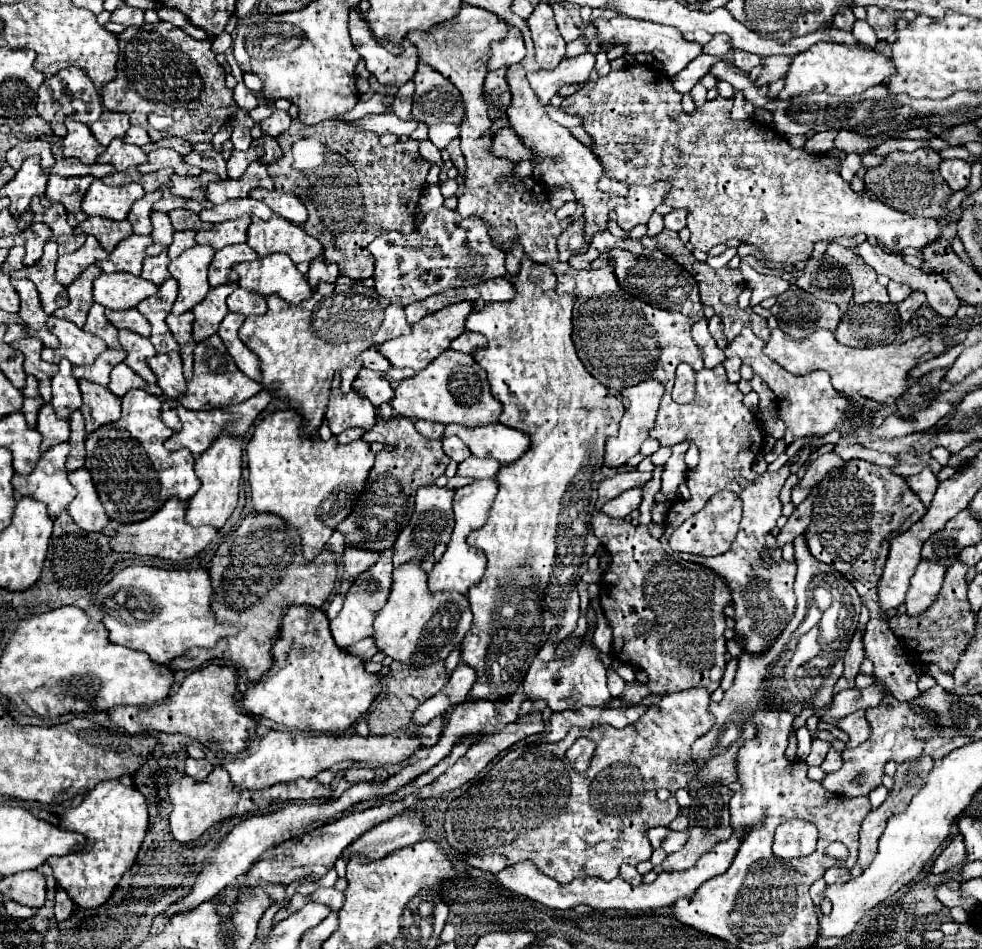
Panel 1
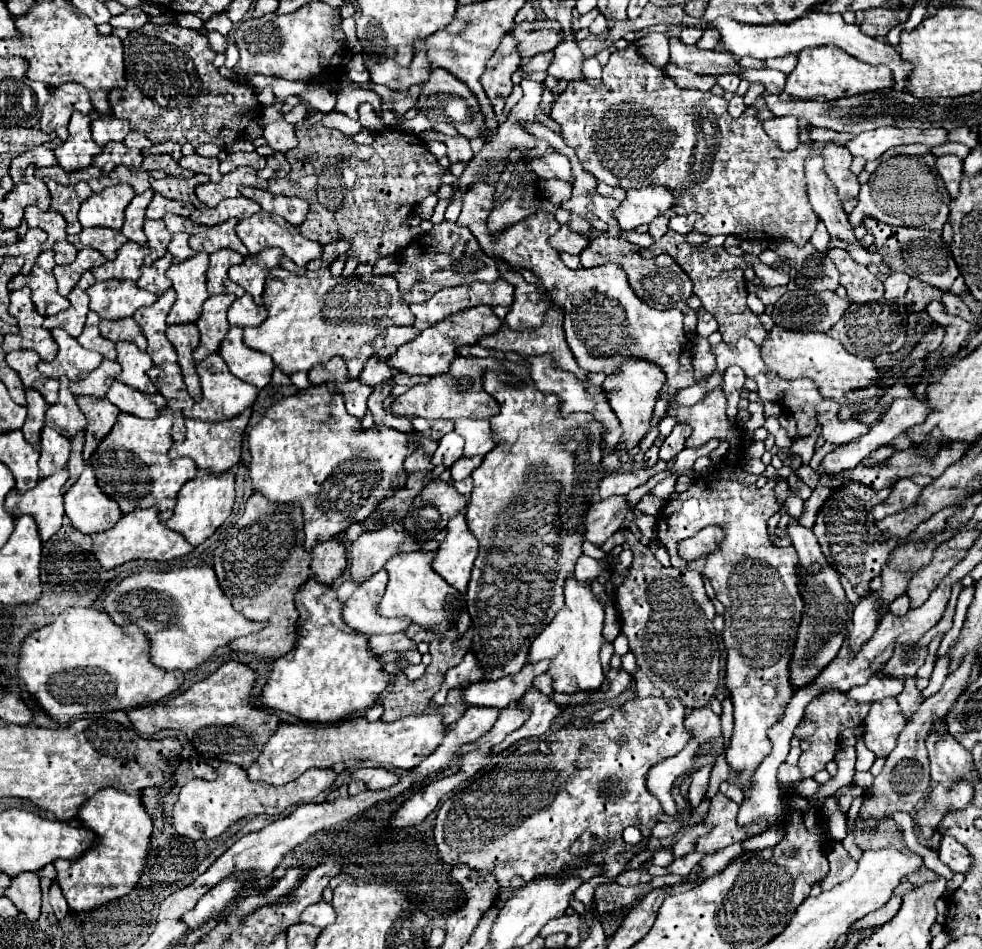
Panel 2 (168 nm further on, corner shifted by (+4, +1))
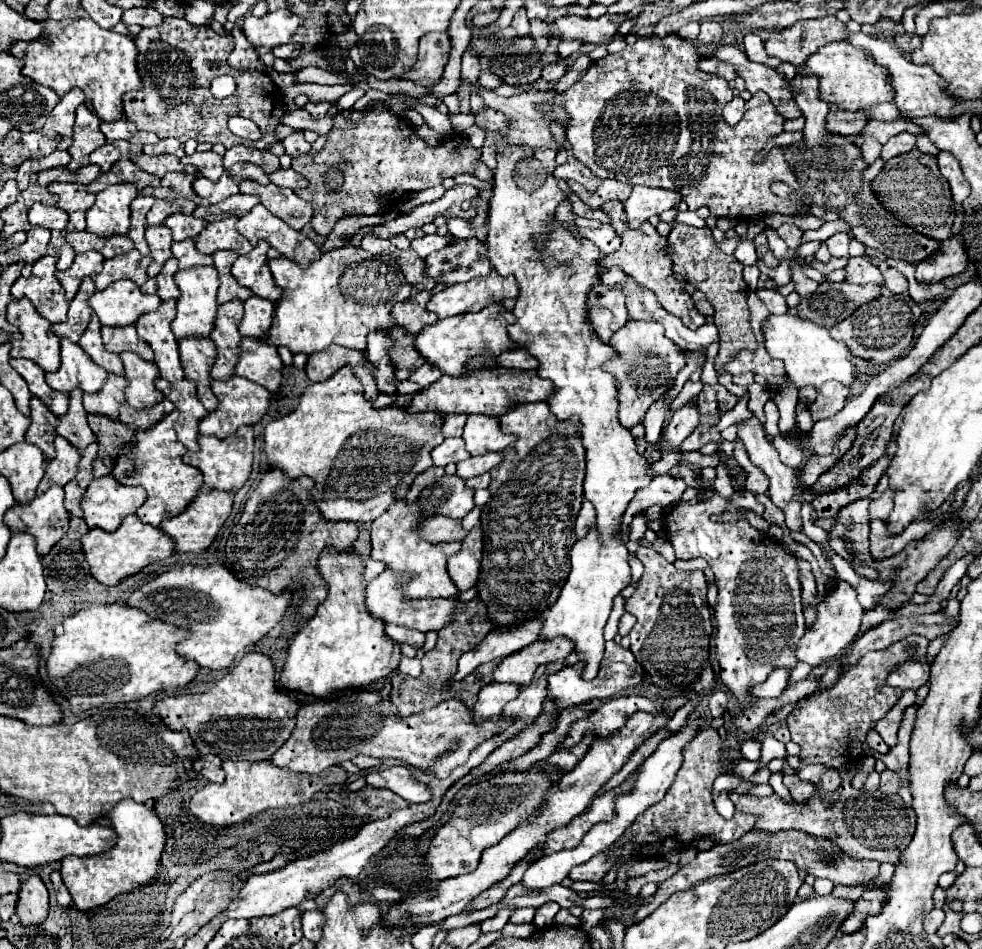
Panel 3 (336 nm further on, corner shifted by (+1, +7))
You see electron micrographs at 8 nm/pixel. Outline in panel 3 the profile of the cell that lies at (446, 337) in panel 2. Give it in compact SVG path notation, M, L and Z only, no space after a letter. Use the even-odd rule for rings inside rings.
M490 304L476 314L452 316L448 320L438 320L436 324L424 328L424 332L416 336L416 350L428 364L440 368L442 374L458 376L476 366L496 364L492 360L494 356L498 356L504 350L516 348L516 344L512 344L506 332L508 324L510 314L506 312L506 308L502 304Z

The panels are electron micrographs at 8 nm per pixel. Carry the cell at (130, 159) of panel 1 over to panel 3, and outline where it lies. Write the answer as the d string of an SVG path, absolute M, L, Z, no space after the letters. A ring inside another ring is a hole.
M104 144L90 154L90 162L98 164L102 168L102 172L108 172L118 158L120 158L120 150L114 144Z

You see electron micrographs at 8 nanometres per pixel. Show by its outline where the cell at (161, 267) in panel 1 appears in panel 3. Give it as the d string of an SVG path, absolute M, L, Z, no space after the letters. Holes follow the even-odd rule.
M170 258L166 260L166 264L162 266L160 274L154 276L154 278L148 278L140 290L142 292L148 292L148 294L158 294L162 300L168 300L168 298L178 298L180 292L178 292L178 286L174 284L174 272L178 270L178 262L176 258Z

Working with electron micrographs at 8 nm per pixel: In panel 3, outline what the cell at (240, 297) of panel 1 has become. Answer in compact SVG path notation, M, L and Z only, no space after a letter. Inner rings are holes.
M250 296L244 302L244 318L238 324L240 334L256 336L256 338L264 340L264 336L270 328L270 322L272 322L272 314L274 314L274 304L270 300Z

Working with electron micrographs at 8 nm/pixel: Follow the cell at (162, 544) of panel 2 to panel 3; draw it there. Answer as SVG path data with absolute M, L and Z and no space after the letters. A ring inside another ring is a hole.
M136 514L126 516L126 520L120 524L116 532L106 532L100 528L92 528L84 538L82 538L82 548L86 562L90 564L90 572L96 580L102 584L118 584L122 578L140 572L140 568L164 560L176 552L174 540L160 528L148 526L140 522Z

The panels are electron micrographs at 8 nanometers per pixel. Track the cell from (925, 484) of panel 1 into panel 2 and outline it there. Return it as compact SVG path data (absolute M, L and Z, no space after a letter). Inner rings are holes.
M907 478L899 480L893 486L889 498L873 508L873 518L881 520L881 518L885 518L889 514L895 514L895 512L899 512L903 508L909 508L911 504L915 504L915 500L919 498L919 494L921 494L921 486L917 486L915 482L911 482Z

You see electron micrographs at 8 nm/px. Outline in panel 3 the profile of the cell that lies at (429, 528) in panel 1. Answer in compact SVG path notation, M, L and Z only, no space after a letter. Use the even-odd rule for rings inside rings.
M444 474L438 482L420 492L416 504L422 510L422 518L438 514L448 518L464 518L474 508L474 490L466 488L462 478Z

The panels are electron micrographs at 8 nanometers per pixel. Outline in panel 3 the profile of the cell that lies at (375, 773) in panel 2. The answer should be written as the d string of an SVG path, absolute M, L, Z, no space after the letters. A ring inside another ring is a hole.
M390 766L386 770L366 772L366 782L374 788L390 788L392 792L396 792L408 802L428 800L426 784L414 780L406 766Z

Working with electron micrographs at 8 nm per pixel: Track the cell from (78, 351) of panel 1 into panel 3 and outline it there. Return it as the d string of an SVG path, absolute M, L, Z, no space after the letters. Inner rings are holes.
M60 338L62 342L62 364L56 372L46 374L46 382L50 388L60 392L70 392L72 388L80 388L84 392L98 392L108 376L108 372L94 364L86 352L68 338Z

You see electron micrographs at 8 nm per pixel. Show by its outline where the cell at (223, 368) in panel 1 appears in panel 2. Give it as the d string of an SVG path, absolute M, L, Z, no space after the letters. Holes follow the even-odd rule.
M211 354L207 360L197 364L197 374L201 378L201 388L203 388L203 400L197 402L191 410L185 410L185 418L195 418L195 420L207 420L207 422L223 422L229 418L235 418L241 414L241 410L247 410L255 398L257 398L257 388L253 384L247 384L239 378L235 378L225 360L219 354Z

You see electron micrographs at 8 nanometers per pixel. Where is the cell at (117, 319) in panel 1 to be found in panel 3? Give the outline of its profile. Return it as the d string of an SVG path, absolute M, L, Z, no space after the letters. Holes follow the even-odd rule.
M130 324L130 326L104 326L102 340L110 352L120 354L124 350L132 350L146 360L154 358L152 348L148 348L148 344L138 336L134 324Z

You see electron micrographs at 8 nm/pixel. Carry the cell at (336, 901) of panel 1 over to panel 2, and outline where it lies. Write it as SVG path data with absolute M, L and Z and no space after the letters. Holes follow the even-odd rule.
M317 902L317 904L311 904L303 910L301 914L301 922L305 924L313 924L313 926L319 926L319 928L325 928L329 924L335 922L335 910L331 904L327 902Z

